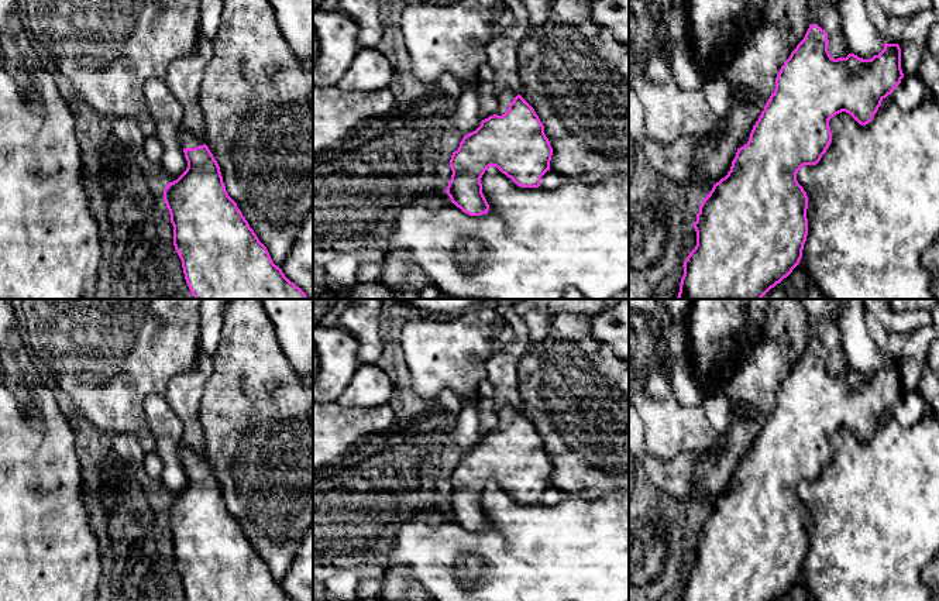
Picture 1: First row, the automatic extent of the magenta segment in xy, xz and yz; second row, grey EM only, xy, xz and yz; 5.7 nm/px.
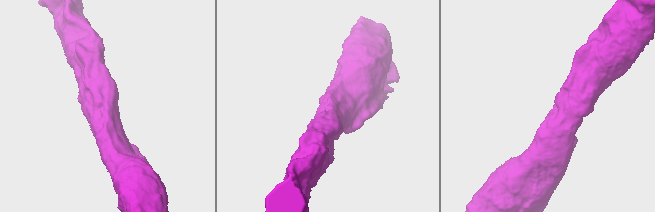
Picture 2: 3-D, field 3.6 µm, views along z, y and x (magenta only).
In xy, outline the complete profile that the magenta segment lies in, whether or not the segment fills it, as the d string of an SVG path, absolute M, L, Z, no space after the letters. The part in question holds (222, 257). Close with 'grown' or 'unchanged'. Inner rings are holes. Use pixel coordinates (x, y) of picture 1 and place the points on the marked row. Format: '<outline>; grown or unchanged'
M186 135L182 147L188 168L166 185L164 200L173 226L173 245L195 299L309 299L274 264L266 247L228 196L220 166L204 138Z; grown

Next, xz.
M505 92L498 99L498 111L482 120L475 131L464 135L450 159L453 175L446 192L451 202L470 216L481 216L489 210L481 183L481 178L489 166L496 166L522 188L539 188L541 176L550 171L553 148L534 109L513 92Z; grown

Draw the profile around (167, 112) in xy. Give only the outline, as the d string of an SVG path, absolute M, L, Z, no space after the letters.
M152 78L144 83L147 107L156 127L155 137L164 148L158 168L164 181L176 181L188 168L179 137L183 106L168 87L165 78Z

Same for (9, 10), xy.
M0 0L0 47L4 54L7 71L16 78L23 96L32 106L39 104L39 96L34 86L34 73L27 69L23 62L20 42L13 30L13 23L17 16L23 16L16 0Z

